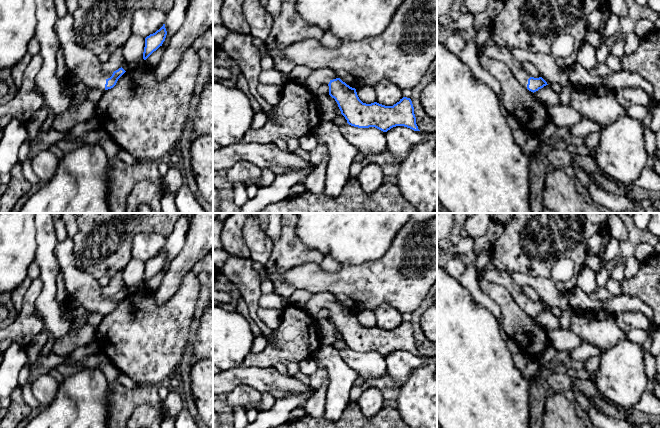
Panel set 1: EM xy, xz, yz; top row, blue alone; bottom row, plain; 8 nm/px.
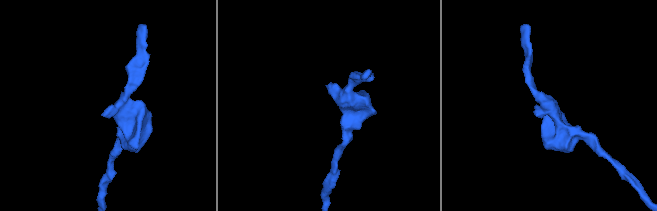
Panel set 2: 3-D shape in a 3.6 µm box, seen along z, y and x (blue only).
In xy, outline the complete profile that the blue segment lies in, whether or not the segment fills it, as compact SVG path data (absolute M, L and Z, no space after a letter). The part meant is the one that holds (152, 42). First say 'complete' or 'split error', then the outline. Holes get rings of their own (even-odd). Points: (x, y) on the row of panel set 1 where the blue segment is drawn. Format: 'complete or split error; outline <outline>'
complete; outline M163 24L163 26L159 30L145 38L145 47L143 52L144 60L146 60L160 46L162 46L163 42L165 41L166 35L167 31L165 24Z

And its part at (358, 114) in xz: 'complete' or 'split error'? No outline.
split error

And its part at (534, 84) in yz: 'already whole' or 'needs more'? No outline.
needs more

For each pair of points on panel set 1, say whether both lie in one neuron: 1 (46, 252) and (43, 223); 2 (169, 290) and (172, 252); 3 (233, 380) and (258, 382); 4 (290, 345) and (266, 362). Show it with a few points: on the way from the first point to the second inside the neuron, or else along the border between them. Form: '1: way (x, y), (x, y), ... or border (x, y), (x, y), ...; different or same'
1: way (46, 245), (45, 230); same
2: border (185, 241), (181, 251), (171, 261), (165, 273); different
3: way (239, 379), (252, 379); same
4: way (284, 350), (272, 356); same

